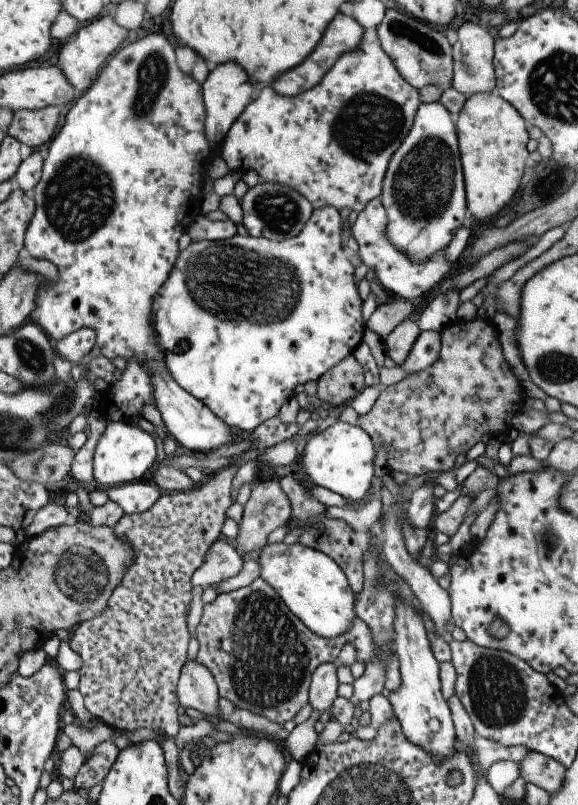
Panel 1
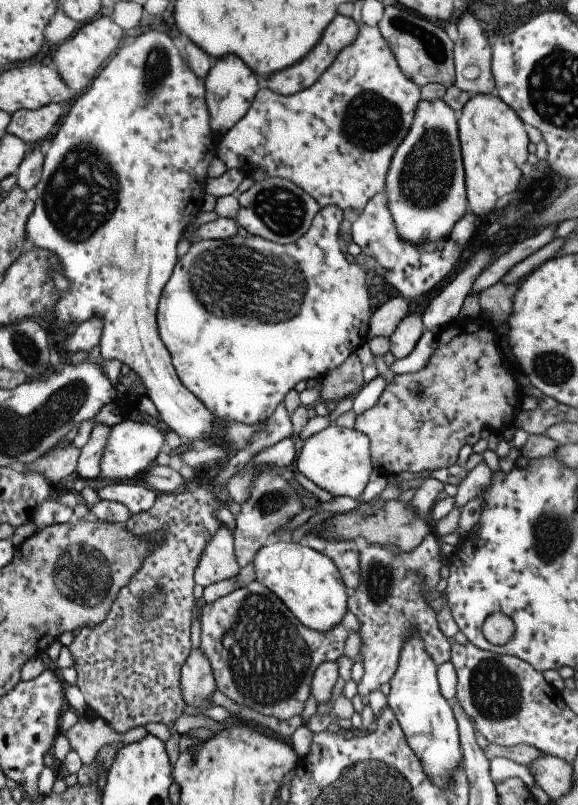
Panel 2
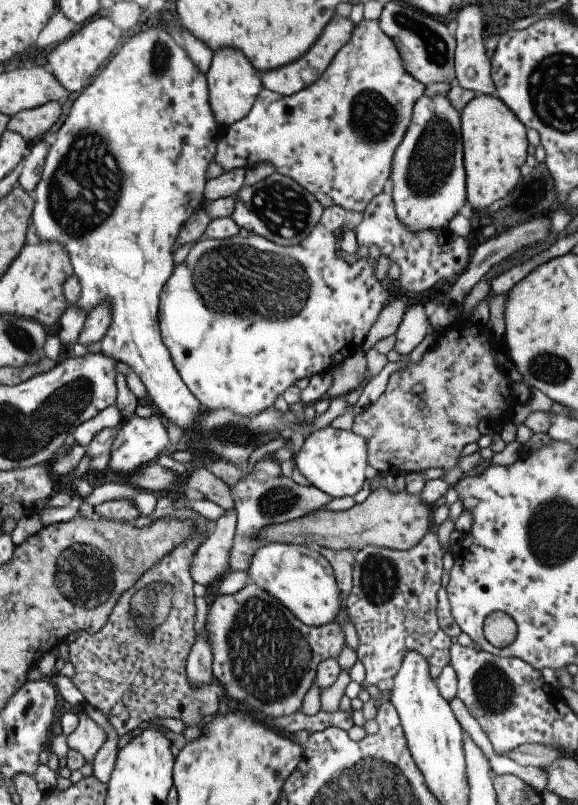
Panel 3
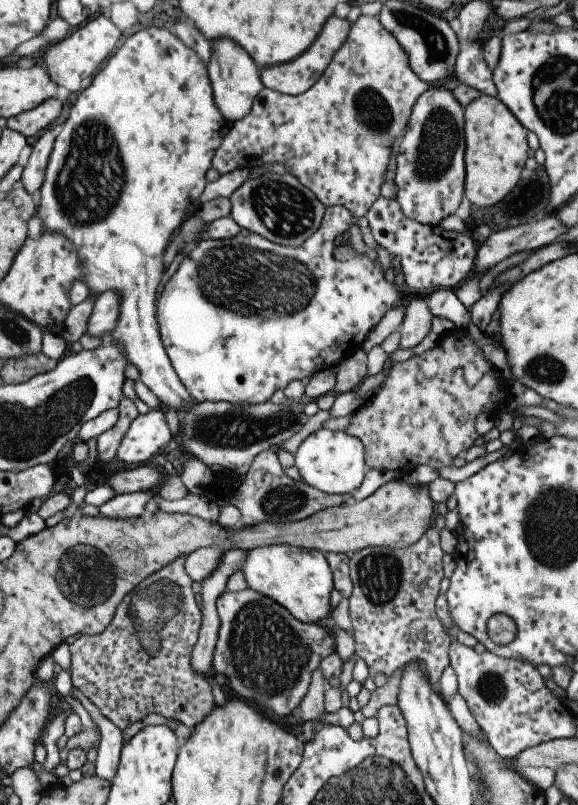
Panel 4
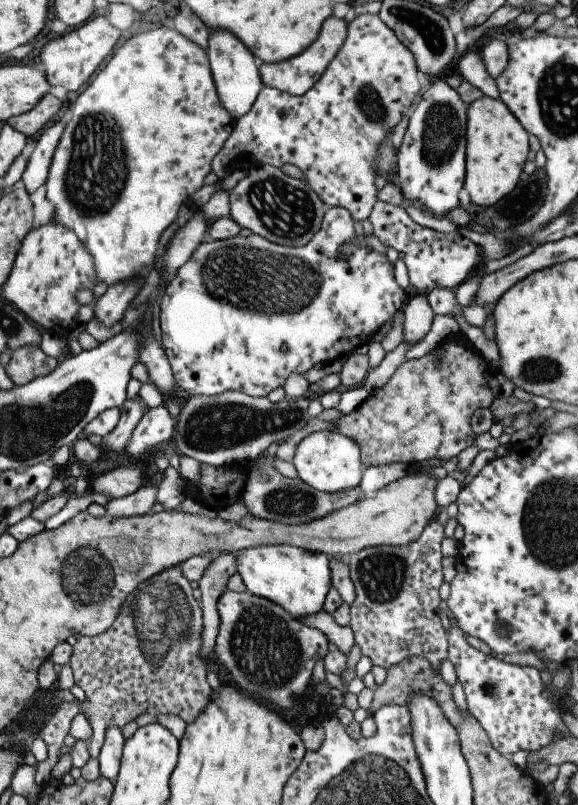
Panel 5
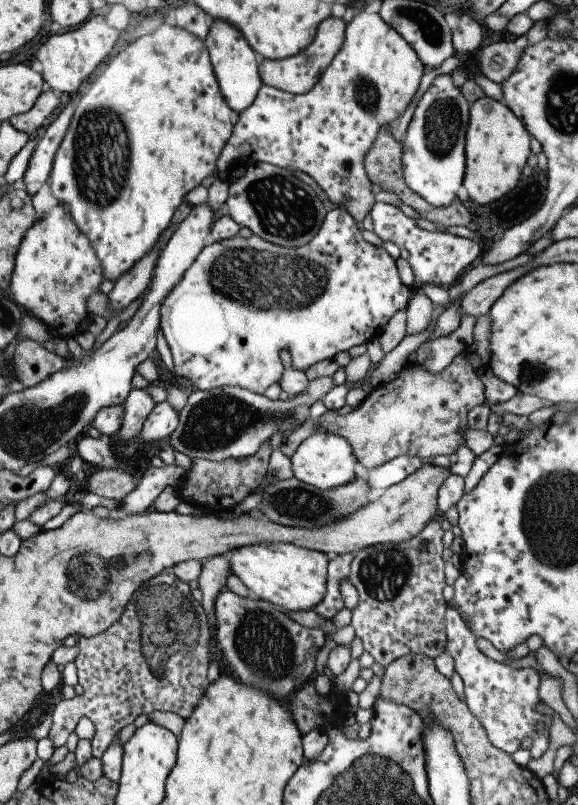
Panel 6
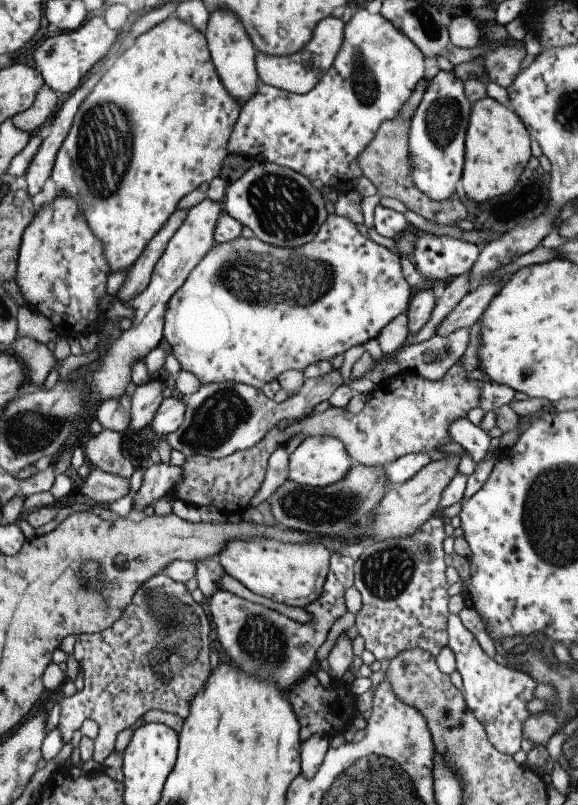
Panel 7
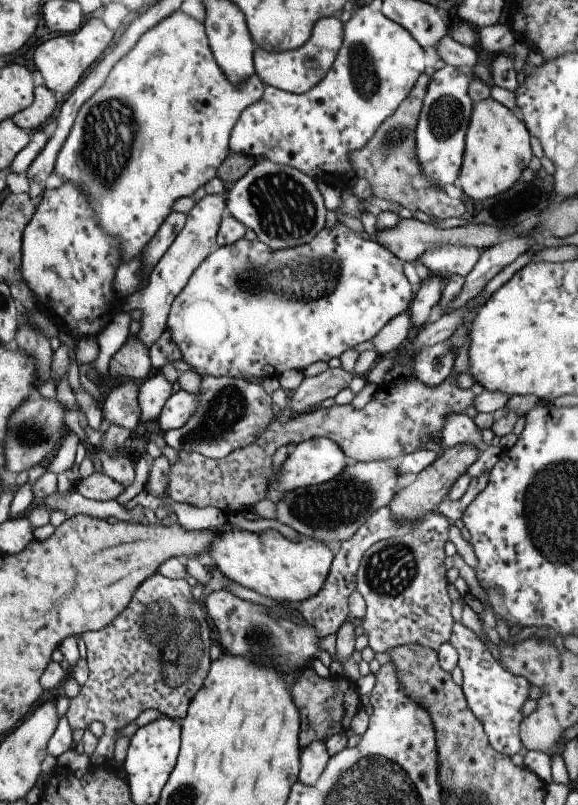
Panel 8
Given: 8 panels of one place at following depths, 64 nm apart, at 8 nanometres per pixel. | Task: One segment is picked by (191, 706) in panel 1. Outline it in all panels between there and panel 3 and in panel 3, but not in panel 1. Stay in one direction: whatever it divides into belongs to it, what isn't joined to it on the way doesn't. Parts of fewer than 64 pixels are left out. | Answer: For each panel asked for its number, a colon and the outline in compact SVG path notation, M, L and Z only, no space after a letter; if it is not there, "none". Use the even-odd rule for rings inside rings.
2: M201 648L191 650L181 668L181 694L187 706L209 708L213 690L217 688L211 664Z
3: M203 628L197 638L195 644L187 656L187 680L191 686L209 686L211 678L213 678L213 652L211 652L211 644L209 644L209 632L207 628Z

